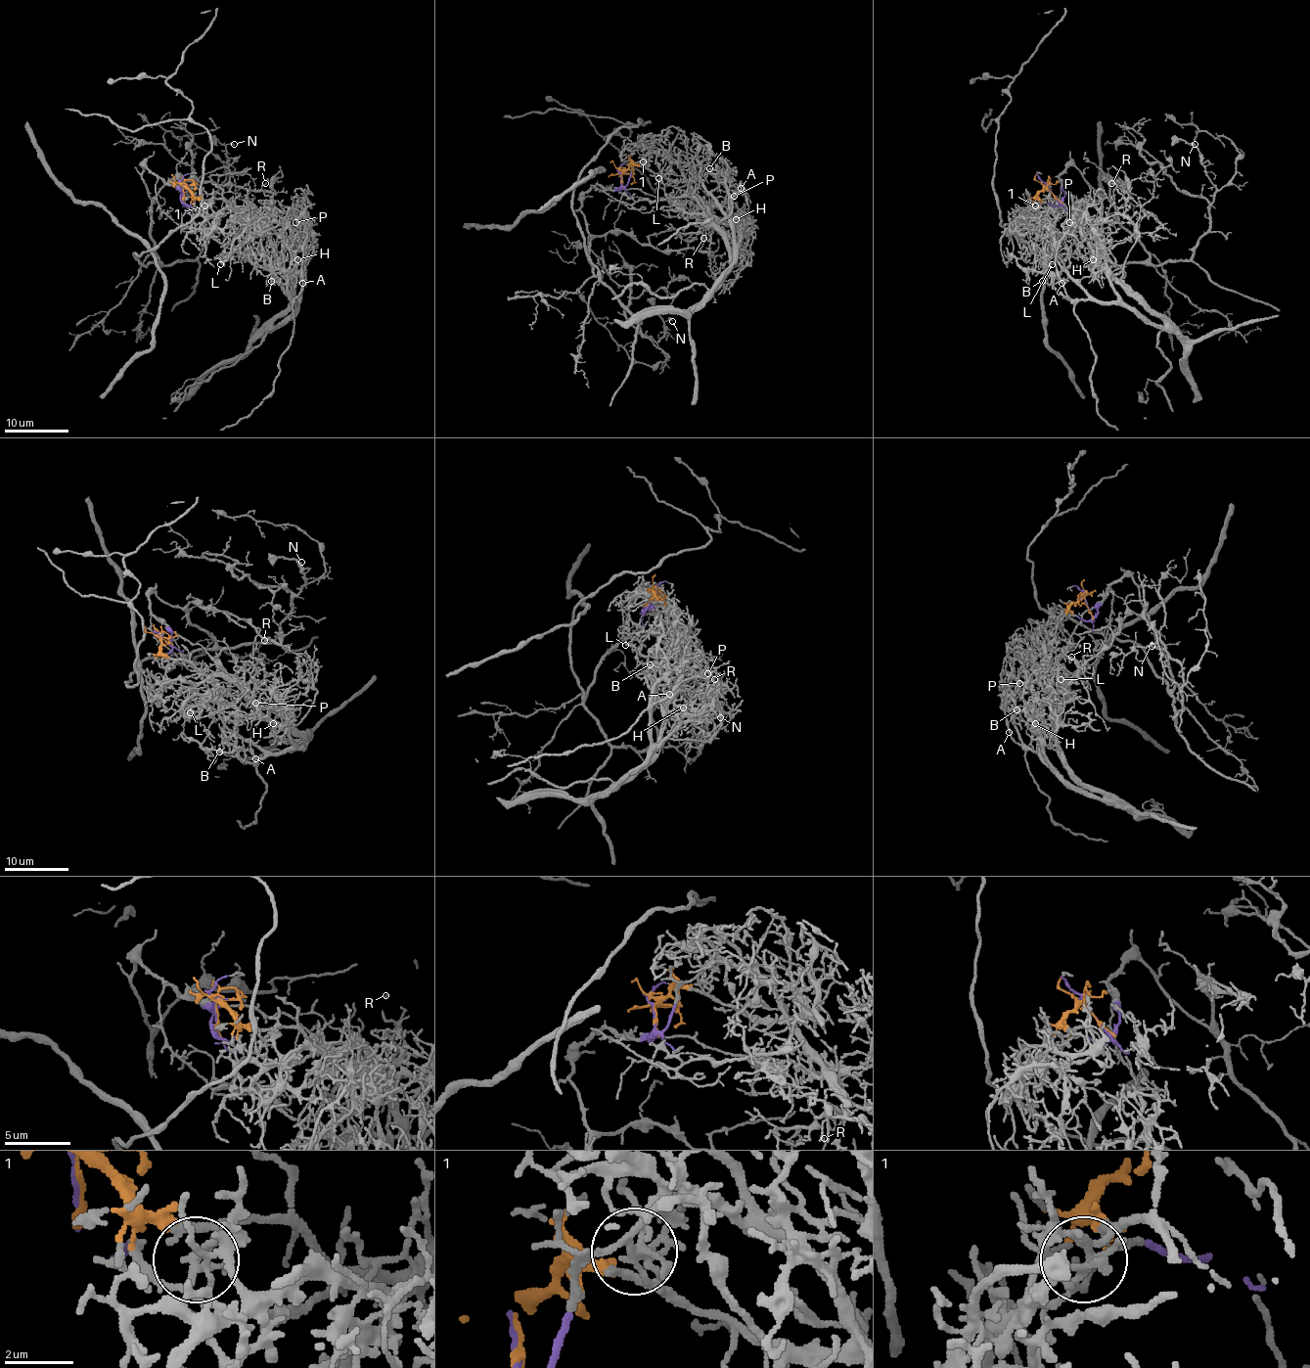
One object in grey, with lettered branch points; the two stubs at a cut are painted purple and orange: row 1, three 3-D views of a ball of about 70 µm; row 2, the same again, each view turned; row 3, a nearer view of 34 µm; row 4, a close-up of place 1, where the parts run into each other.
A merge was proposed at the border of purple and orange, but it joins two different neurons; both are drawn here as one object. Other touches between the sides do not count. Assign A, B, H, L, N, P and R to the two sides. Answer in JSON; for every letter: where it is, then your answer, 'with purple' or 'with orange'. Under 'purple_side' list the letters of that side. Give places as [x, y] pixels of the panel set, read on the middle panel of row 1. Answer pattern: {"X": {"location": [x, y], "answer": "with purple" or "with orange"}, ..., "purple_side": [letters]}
{"A": {"location": [741, 188], "answer": "with orange"}, "B": {"location": [709, 168], "answer": "with orange"}, "H": {"location": [736, 219], "answer": "with orange"}, "L": {"location": [658, 178], "answer": "with orange"}, "N": {"location": [672, 321], "answer": "with purple"}, "P": {"location": [734, 196], "answer": "with orange"}, "R": {"location": [703, 238], "answer": "with purple"}, "purple_side": ["N", "R"]}

